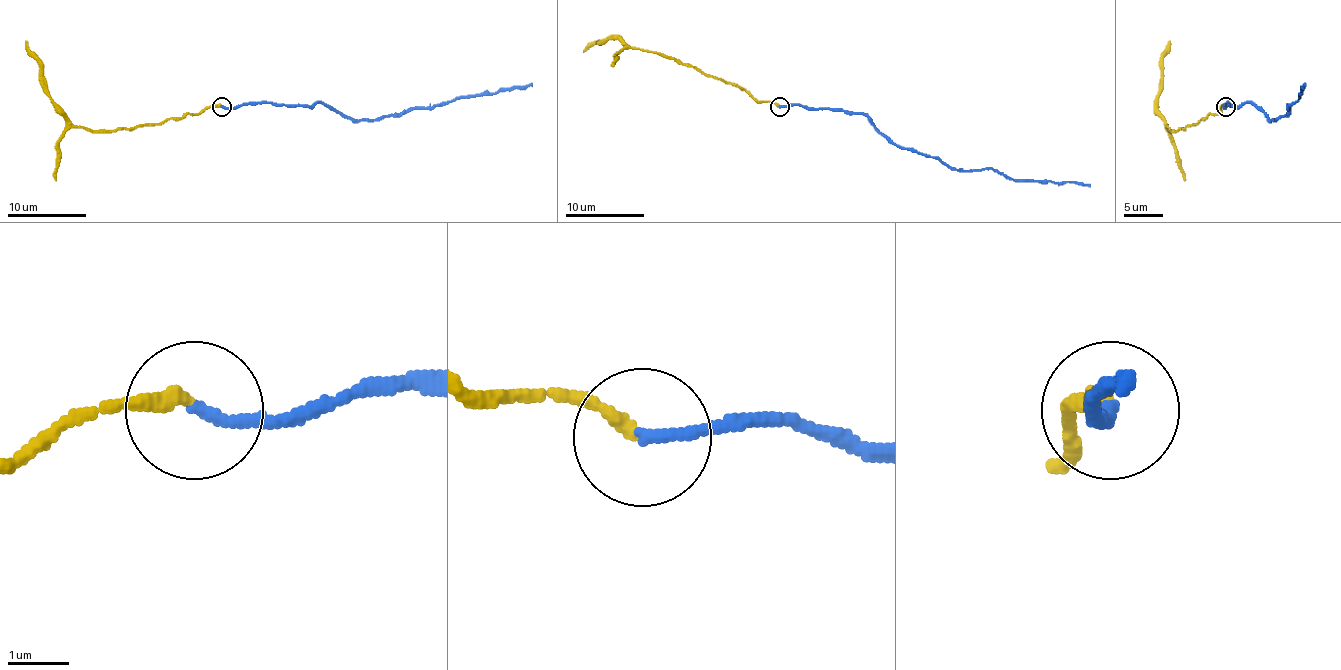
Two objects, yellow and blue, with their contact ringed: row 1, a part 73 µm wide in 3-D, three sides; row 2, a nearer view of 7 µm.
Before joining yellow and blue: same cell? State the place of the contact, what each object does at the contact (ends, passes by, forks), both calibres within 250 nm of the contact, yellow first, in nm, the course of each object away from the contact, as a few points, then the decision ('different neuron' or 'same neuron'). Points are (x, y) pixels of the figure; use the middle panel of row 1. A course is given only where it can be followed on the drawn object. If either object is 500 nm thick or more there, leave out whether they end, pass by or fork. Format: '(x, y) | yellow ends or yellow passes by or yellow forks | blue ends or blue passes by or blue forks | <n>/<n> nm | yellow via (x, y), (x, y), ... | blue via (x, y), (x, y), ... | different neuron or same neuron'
(780, 107) | yellow ends | blue ends | 220/200 nm | yellow via (779, 106), (759, 102), (716, 77), (706, 77), (651, 51), (634, 49), (618, 39), (593, 41), (583, 51) | blue via (779, 106), (862, 112), (897, 145), (938, 157), (950, 167), (995, 169), (1021, 181), (1075, 181), (1089, 187) | same neuron

